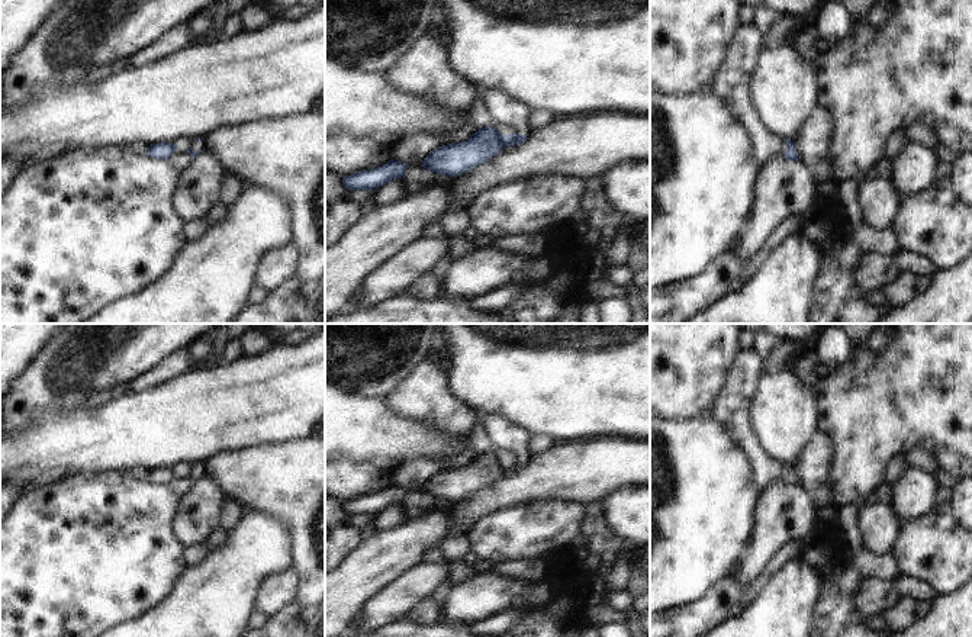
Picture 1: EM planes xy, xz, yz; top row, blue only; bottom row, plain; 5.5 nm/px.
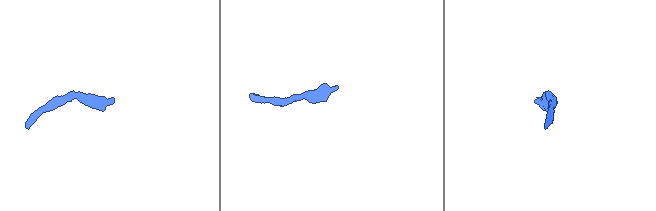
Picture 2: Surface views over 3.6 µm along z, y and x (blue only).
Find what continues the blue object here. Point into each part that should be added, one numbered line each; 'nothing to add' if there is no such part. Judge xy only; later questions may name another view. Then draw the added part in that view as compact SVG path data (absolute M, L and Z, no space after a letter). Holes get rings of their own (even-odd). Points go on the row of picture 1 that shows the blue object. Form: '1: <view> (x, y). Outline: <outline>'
1: xy (196, 145). Outline: M189 141L181 145L181 148L191 148L194 152L200 152L205 148L203 141Z

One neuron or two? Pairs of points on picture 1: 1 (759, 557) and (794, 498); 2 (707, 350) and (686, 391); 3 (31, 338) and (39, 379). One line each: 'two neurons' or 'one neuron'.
1: one neuron
2: one neuron
3: two neurons

